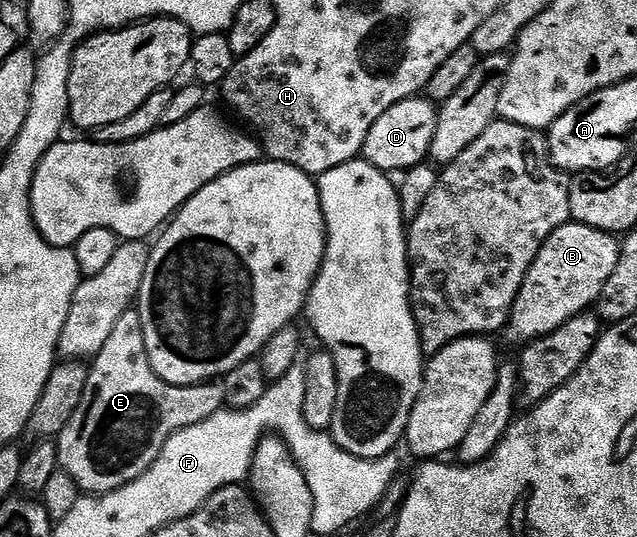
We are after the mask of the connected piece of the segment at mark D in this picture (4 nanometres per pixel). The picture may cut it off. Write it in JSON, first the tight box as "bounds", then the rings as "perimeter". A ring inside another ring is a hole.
{"bounds":[362,96,438,175],"perimeter":[[[422,96],[410,97],[389,107],[389,111],[385,111],[385,115],[381,115],[381,119],[377,119],[373,127],[369,127],[369,135],[365,135],[362,160],[388,175],[424,164],[431,156],[431,144],[437,131],[438,118],[436,106]]]}

